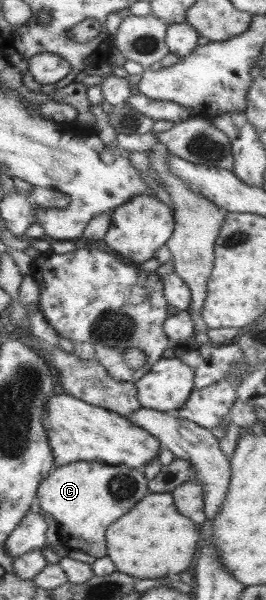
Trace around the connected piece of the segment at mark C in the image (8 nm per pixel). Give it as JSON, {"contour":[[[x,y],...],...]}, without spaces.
{"contour":[[[75,461],[67,465],[54,467],[48,476],[43,478],[36,494],[39,496],[42,513],[49,513],[58,524],[59,533],[62,536],[62,544],[65,548],[78,550],[100,558],[103,555],[107,555],[107,547],[105,547],[105,531],[107,531],[107,527],[115,519],[125,515],[148,492],[148,479],[140,469],[131,469],[125,465],[111,467],[111,465],[104,463]]]}

